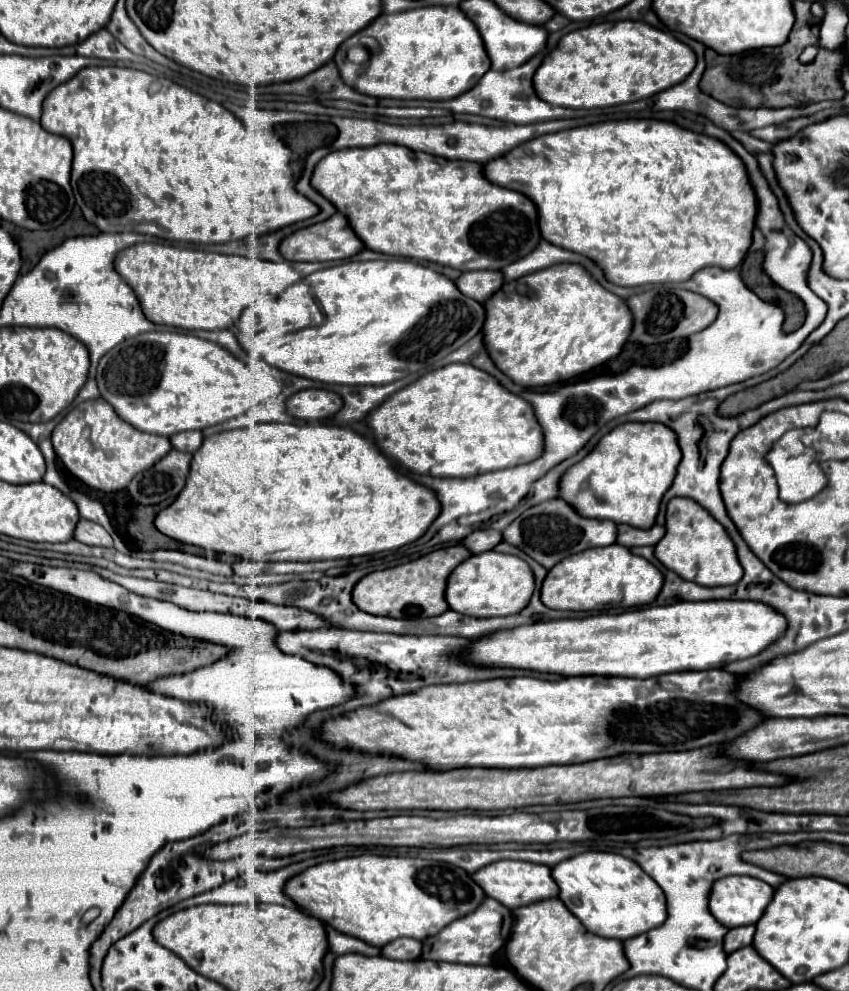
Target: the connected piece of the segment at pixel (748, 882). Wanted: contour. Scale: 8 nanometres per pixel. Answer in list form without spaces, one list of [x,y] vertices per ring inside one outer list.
[[[726,876],[712,884],[710,912],[726,928],[756,924],[774,896],[774,888],[750,876]]]

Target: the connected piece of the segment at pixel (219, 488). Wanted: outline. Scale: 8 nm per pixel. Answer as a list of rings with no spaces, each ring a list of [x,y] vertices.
[[[254,424],[248,428],[240,430],[228,430],[220,434],[212,434],[204,438],[202,446],[194,452],[192,466],[190,466],[190,476],[186,478],[186,488],[176,496],[176,500],[164,508],[156,520],[154,526],[184,544],[200,546],[204,550],[214,550],[222,554],[232,554],[240,556],[252,562],[312,562],[312,560],[336,560],[336,558],[352,558],[352,556],[366,556],[374,552],[384,552],[384,550],[394,550],[404,544],[410,544],[418,540],[428,526],[434,522],[434,518],[440,514],[440,502],[436,494],[410,480],[408,476],[400,474],[390,460],[374,446],[374,442],[362,434],[358,434],[352,428],[340,428],[340,426],[324,426],[324,424]]]

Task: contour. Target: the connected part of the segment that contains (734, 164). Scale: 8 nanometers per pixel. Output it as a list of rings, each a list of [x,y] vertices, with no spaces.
[[[612,120],[612,122],[598,122],[598,124],[588,124],[588,126],[580,126],[580,128],[572,128],[572,130],[562,130],[562,132],[538,136],[534,140],[528,140],[526,144],[520,144],[518,148],[514,148],[510,152],[506,152],[504,156],[498,156],[498,158],[486,162],[482,172],[484,172],[486,180],[490,180],[492,184],[522,192],[526,198],[534,200],[534,204],[538,208],[538,226],[542,228],[542,238],[546,242],[592,258],[604,270],[606,280],[612,284],[618,284],[618,286],[686,282],[694,272],[698,272],[700,268],[706,268],[706,266],[718,266],[718,268],[730,270],[730,268],[736,268],[744,260],[744,256],[752,244],[752,230],[754,230],[758,200],[756,200],[754,188],[748,180],[742,160],[734,152],[730,152],[730,148],[724,146],[720,140],[690,132],[690,130],[680,128],[672,122]]]

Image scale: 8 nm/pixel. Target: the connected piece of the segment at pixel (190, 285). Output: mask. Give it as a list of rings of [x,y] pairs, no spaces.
[[[152,242],[120,250],[114,260],[114,270],[134,288],[150,322],[182,330],[232,328],[246,306],[258,298],[274,300],[290,284],[300,280],[288,262],[264,262]]]

